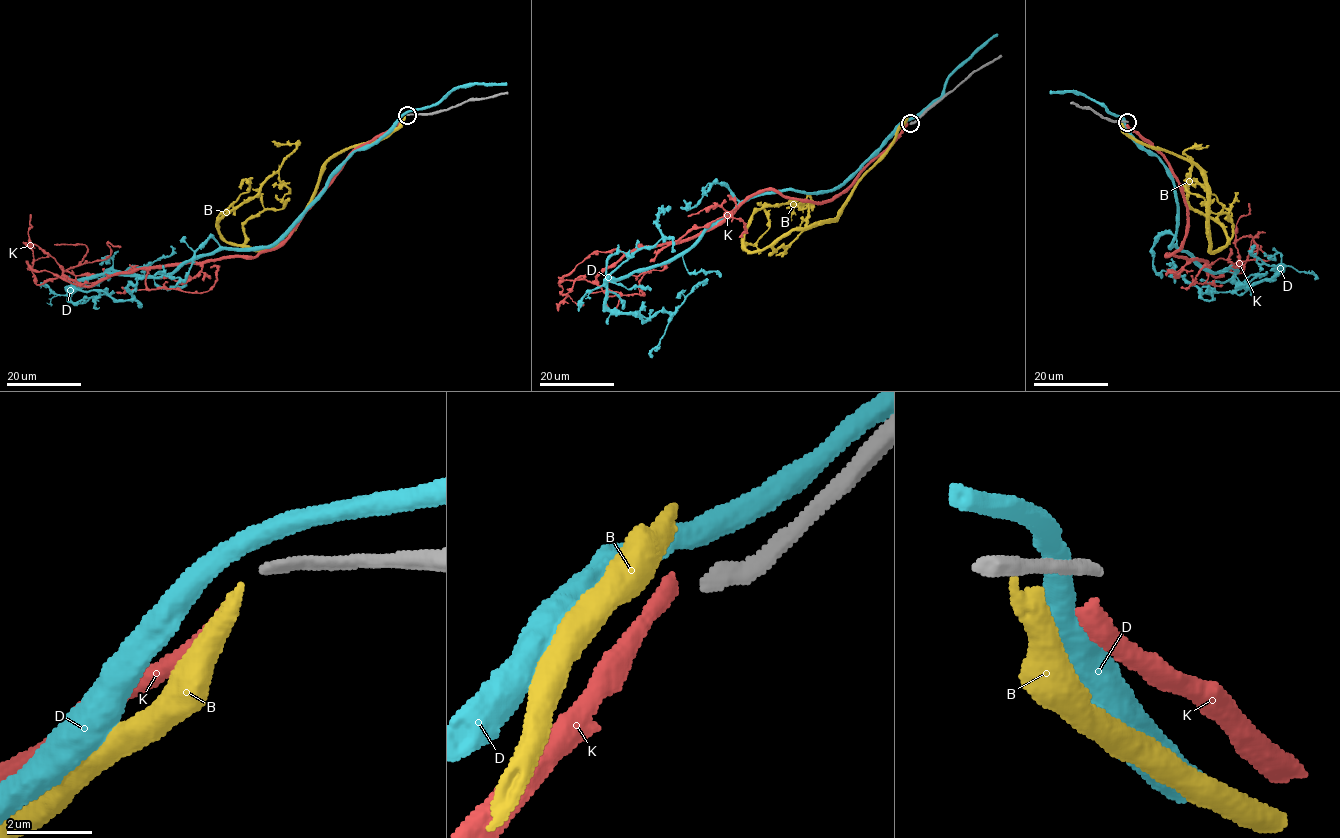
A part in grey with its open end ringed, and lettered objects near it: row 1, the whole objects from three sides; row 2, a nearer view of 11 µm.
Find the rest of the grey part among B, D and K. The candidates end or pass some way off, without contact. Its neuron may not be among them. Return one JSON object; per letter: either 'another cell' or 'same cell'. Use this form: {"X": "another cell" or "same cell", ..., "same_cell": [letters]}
{"B": "another cell", "D": "another cell", "K": "same cell", "same_cell": ["K"]}

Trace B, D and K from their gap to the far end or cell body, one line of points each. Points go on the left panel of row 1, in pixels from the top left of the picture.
B: (405, 117), (384, 138), (325, 164), (307, 209), (271, 247), (243, 248), (218, 224), (297, 145), (275, 142)
D: (404, 114), (272, 243), (219, 248), (162, 276), (98, 274), (69, 293), (146, 268), (170, 246)
K: (404, 117), (351, 153), (275, 247), (114, 273), (90, 286), (63, 272), (103, 260), (107, 243), (120, 247)

